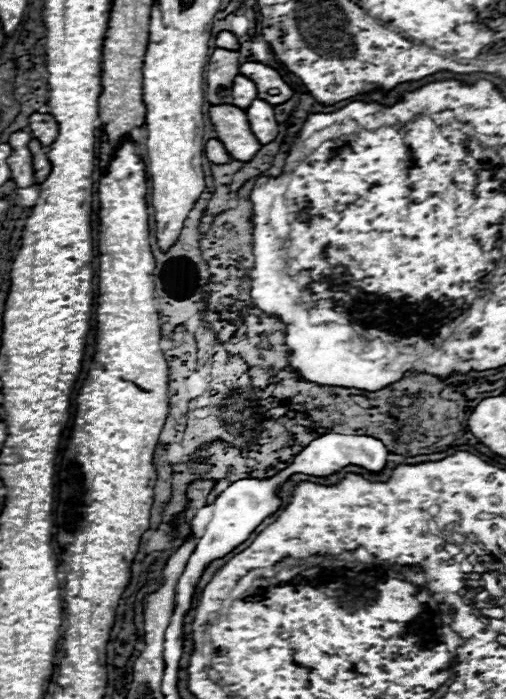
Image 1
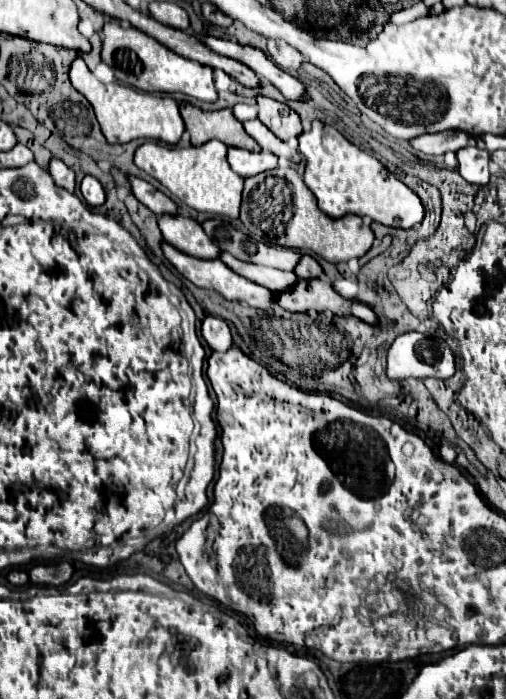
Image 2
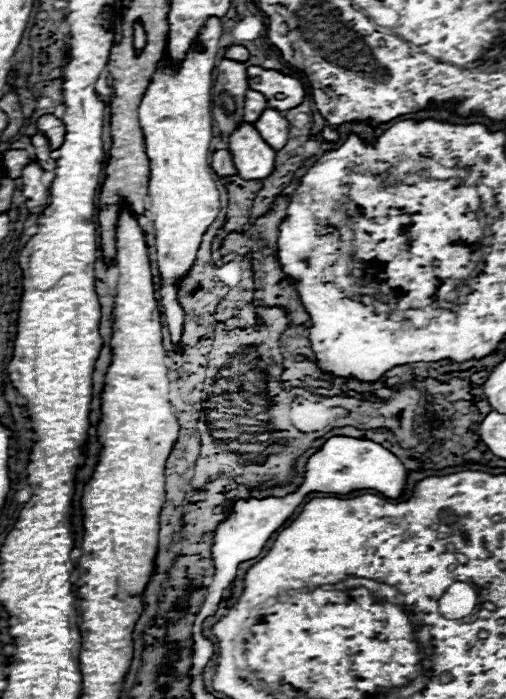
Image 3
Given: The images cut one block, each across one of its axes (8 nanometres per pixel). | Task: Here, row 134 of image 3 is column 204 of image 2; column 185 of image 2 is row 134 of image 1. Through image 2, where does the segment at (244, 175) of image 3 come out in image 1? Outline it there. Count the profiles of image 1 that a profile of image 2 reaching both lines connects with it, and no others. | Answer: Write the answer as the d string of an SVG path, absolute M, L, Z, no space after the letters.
M214 104L208 108L210 122L218 134L218 140L224 144L226 152L236 160L250 160L260 142L250 130L246 112L232 104Z

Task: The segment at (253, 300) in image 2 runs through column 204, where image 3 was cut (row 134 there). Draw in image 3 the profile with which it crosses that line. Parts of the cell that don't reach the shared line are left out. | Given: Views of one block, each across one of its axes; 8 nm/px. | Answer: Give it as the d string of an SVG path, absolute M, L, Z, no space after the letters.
M266 108L262 112L262 116L258 118L258 122L254 124L254 128L266 140L266 144L272 146L274 150L284 148L284 144L288 142L288 126L290 124L284 118L284 114L274 110L274 108Z

